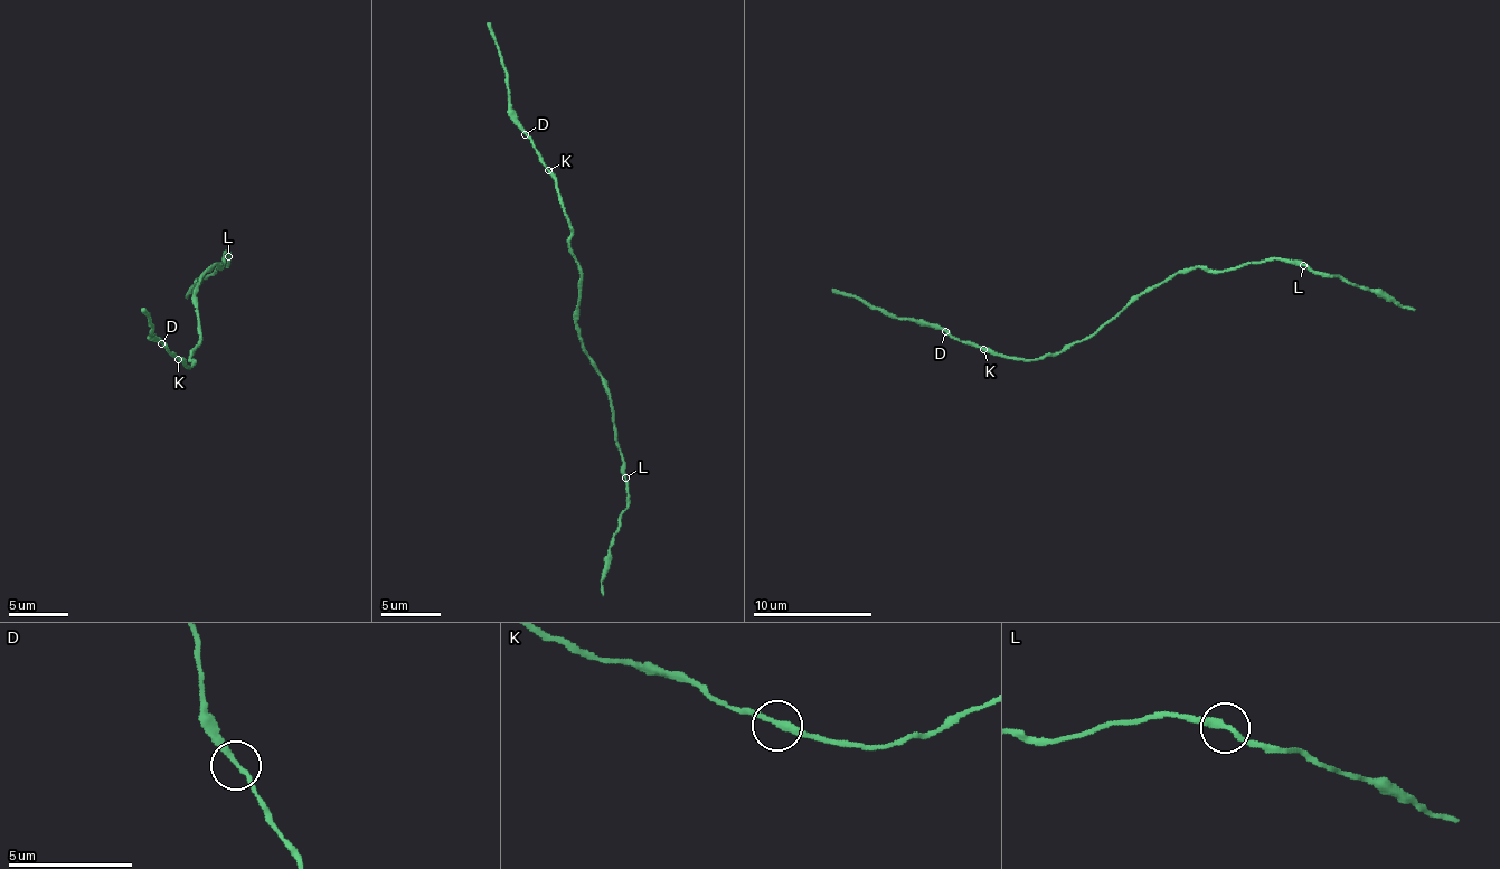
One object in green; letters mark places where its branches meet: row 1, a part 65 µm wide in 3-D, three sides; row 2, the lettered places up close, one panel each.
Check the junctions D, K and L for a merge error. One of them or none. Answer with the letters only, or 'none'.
none

